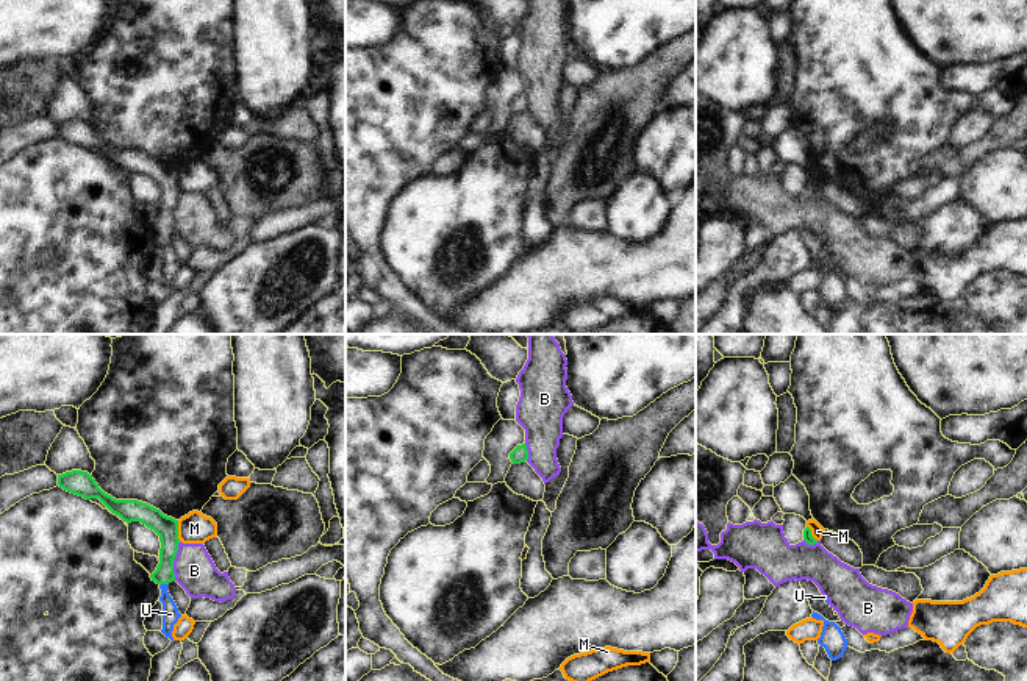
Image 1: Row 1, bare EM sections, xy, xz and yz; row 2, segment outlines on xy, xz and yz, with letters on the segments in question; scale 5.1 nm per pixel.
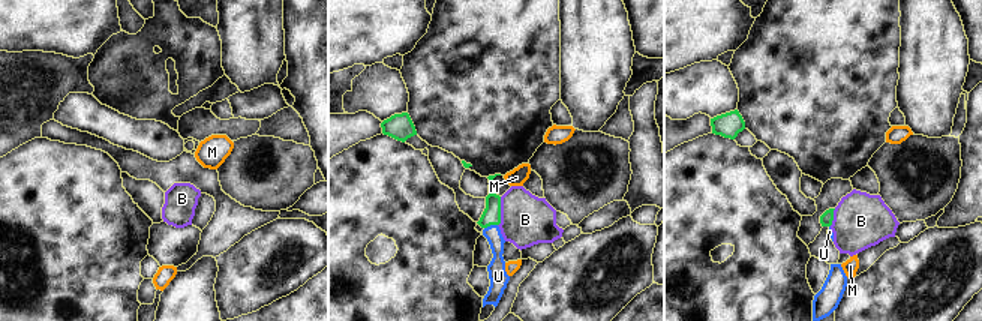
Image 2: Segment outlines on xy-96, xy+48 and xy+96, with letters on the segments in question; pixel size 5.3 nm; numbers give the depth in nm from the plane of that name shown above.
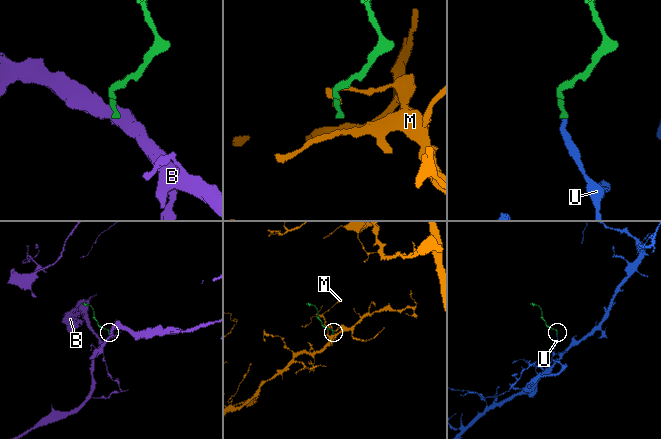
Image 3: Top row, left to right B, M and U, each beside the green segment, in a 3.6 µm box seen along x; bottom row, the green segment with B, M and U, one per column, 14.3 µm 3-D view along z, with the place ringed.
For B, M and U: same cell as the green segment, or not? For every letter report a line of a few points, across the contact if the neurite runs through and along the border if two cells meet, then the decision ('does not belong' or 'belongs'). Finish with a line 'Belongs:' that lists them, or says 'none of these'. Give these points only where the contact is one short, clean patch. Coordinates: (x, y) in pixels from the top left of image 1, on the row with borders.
B: line xy (180, 542), (174, 559), (174, 580); does not belong
M: does not belong
U: line xy (168, 534), (163, 583), (171, 614); belongs
Belongs: U

